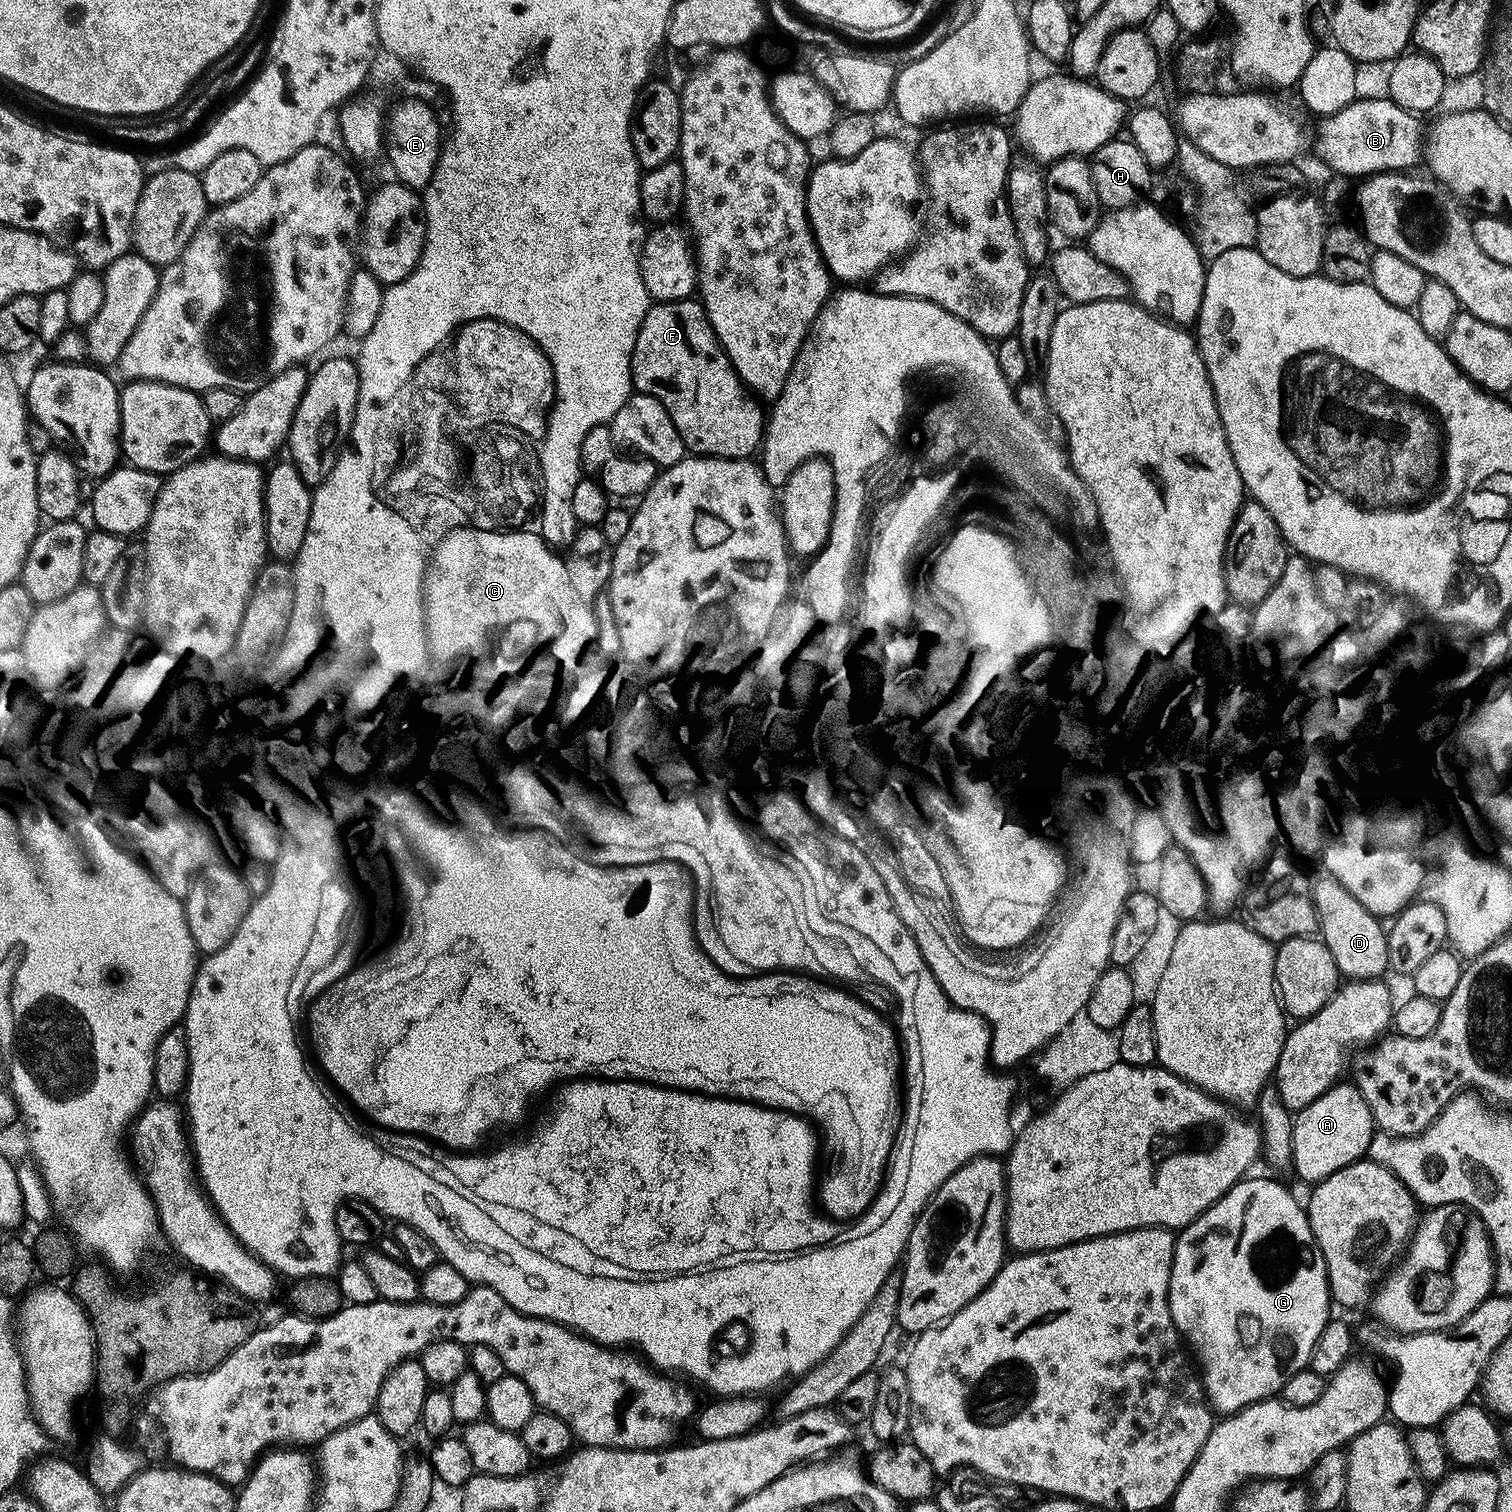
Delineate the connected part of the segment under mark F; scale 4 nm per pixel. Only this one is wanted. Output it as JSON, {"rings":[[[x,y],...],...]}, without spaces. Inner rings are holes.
{"rings":[[[699,299],[660,300],[649,307],[646,318],[642,318],[642,326],[638,330],[638,338],[634,342],[634,350],[632,351],[632,387],[639,395],[658,398],[658,402],[662,402],[662,406],[666,406],[666,414],[670,414],[685,449],[689,453],[697,456],[717,456],[723,460],[746,460],[753,455],[751,452],[755,448],[757,451],[761,447],[766,427],[765,409],[760,409],[762,407],[761,401],[753,393],[749,392],[748,387],[740,381],[740,375],[736,373],[734,366],[728,361],[728,355],[718,342],[718,338],[708,321],[708,315],[704,313],[704,306]]]}

